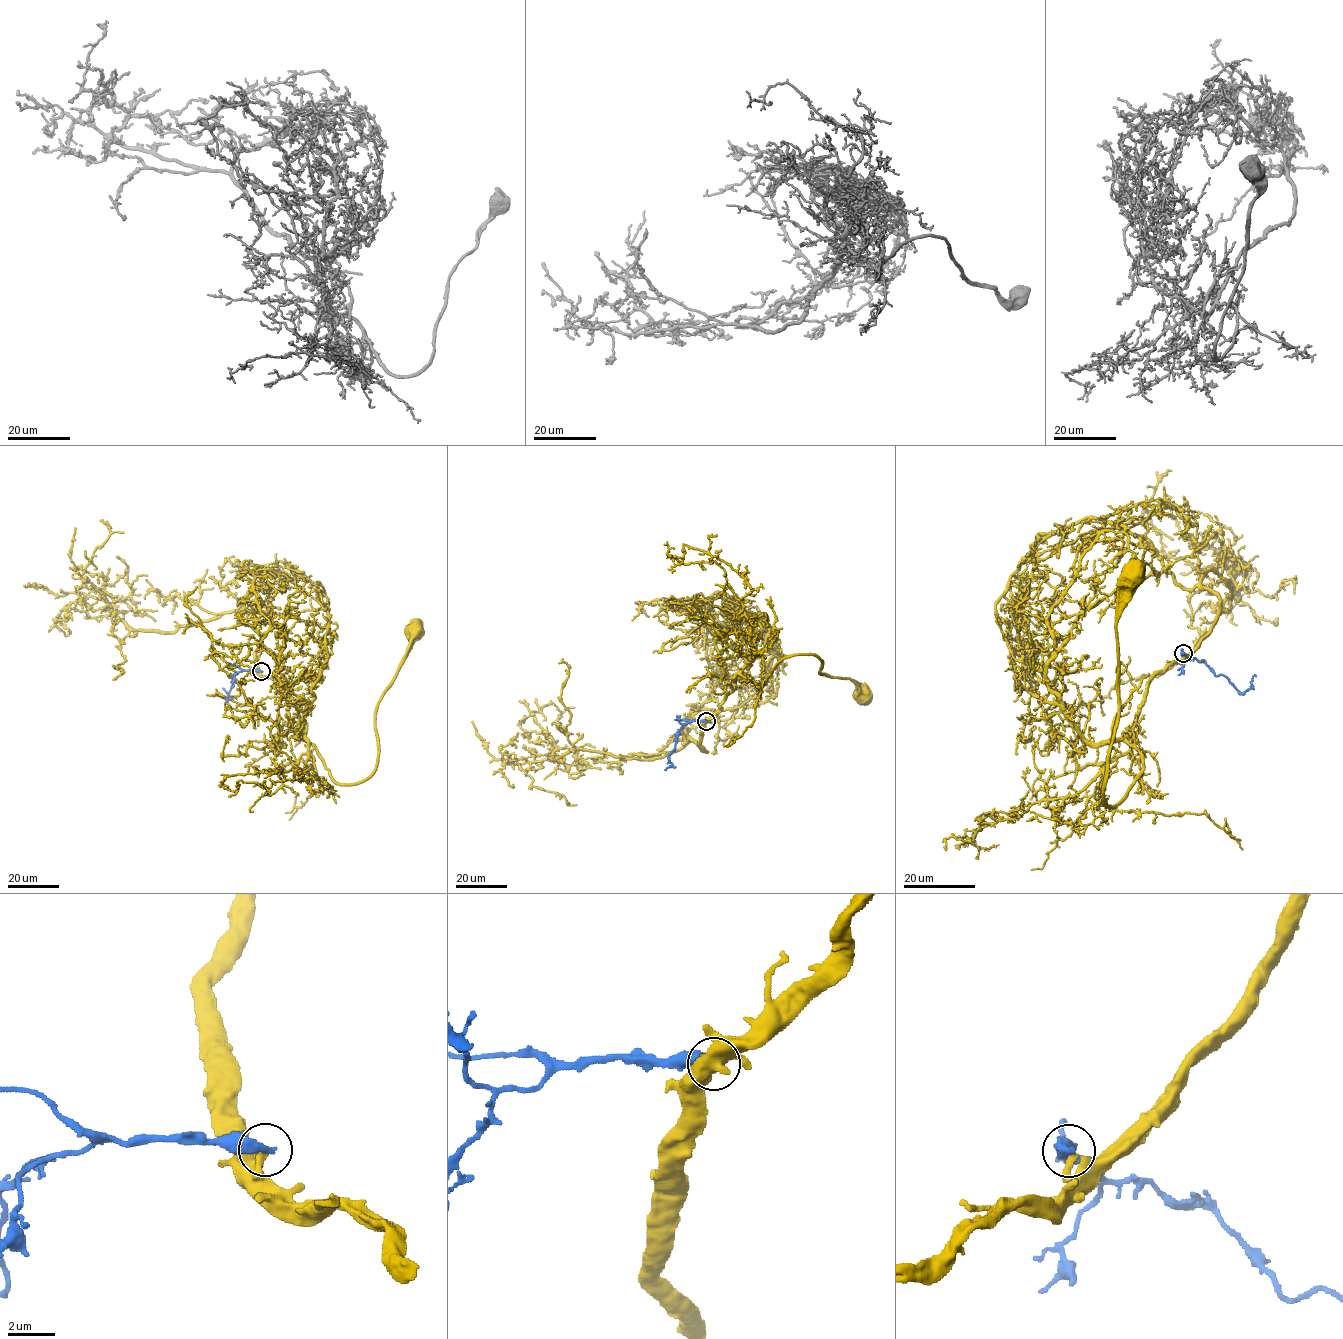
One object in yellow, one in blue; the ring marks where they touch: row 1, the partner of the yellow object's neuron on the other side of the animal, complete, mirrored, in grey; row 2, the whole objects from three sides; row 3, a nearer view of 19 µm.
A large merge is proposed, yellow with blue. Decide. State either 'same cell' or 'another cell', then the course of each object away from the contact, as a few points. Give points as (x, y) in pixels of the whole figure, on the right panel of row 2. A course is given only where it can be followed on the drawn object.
another cell | yellow via (1183, 654), (1148, 685), (1126, 740), (1142, 771), (1107, 806), (1118, 580), (1130, 574) | blue via (1183, 653), (1204, 662), (1215, 675), (1223, 675), (1241, 693), (1250, 688), (1255, 675)

